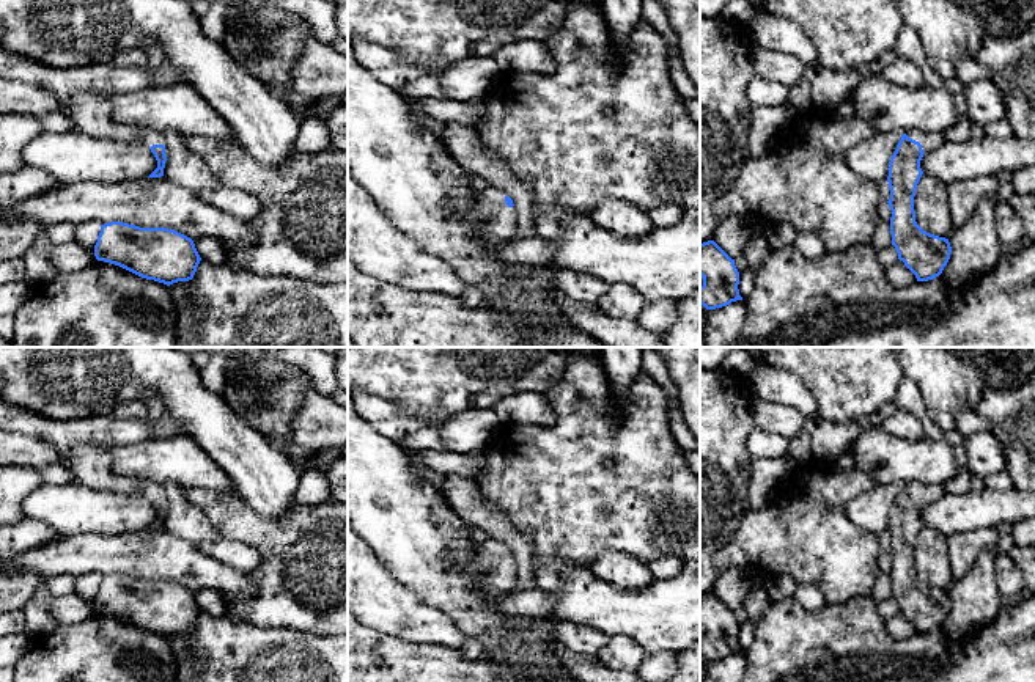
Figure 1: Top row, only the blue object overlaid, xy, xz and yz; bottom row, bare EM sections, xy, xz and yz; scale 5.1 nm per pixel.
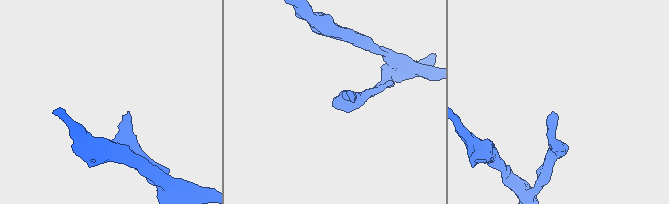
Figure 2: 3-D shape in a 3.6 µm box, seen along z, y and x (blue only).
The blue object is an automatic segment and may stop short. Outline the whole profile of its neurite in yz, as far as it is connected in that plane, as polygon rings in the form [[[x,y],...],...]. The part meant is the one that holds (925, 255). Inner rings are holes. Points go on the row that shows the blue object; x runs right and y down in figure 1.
[[[911,129],[901,135],[889,162],[892,245],[917,281],[939,277],[952,253],[948,239],[923,231],[915,222],[914,196],[923,174],[922,157],[945,143],[944,132]]]

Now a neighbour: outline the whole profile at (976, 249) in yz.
[[[997,195],[982,198],[972,217],[948,237],[952,253],[939,277],[950,289],[959,291],[1000,261],[1005,248],[997,237],[999,203]]]

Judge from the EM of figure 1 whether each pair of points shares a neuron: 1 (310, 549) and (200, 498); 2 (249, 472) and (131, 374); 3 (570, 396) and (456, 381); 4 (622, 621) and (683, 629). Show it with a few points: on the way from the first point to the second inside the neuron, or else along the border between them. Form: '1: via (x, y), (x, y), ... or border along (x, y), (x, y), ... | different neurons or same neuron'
1: via (283, 542), (246, 527), (227, 513) | same neuron
2: via (228, 440), (162, 374) | same neuron
3: border along (568, 363), (562, 377), (545, 393) | different neurons
4: via (637, 621), (667, 621) | same neuron

